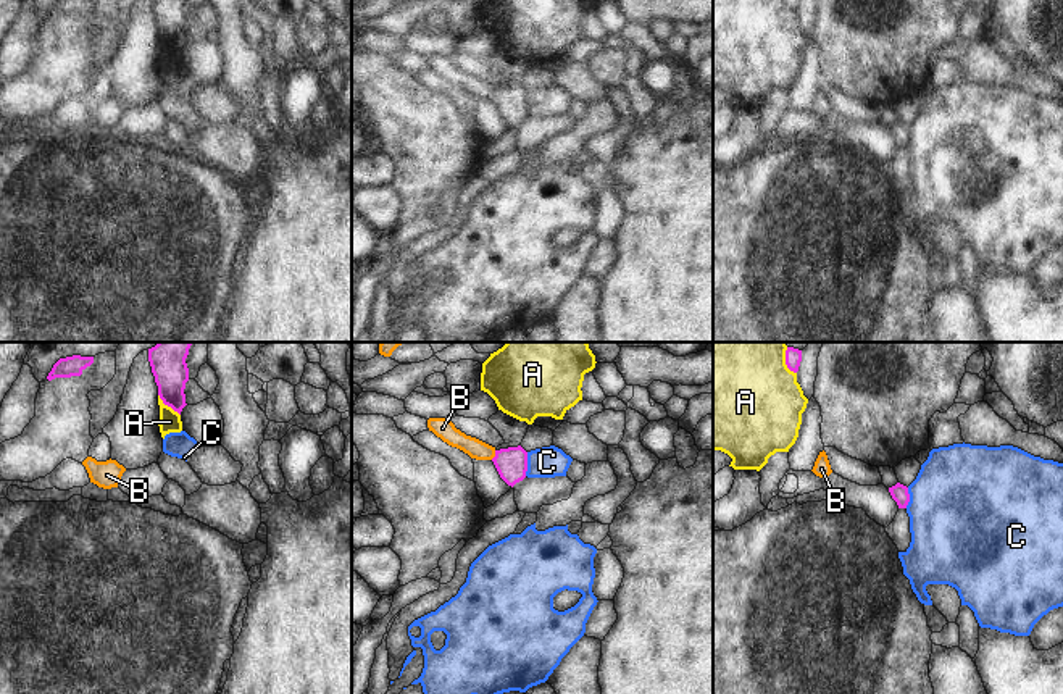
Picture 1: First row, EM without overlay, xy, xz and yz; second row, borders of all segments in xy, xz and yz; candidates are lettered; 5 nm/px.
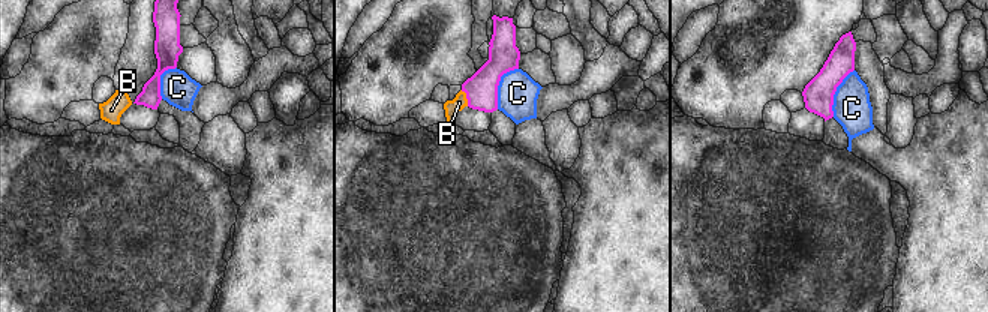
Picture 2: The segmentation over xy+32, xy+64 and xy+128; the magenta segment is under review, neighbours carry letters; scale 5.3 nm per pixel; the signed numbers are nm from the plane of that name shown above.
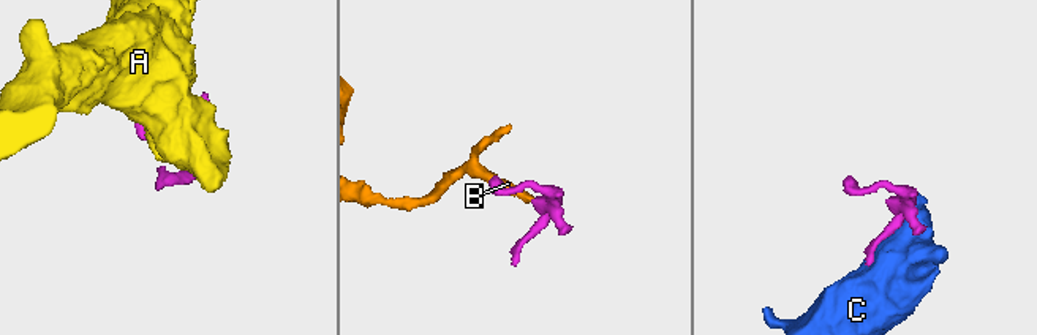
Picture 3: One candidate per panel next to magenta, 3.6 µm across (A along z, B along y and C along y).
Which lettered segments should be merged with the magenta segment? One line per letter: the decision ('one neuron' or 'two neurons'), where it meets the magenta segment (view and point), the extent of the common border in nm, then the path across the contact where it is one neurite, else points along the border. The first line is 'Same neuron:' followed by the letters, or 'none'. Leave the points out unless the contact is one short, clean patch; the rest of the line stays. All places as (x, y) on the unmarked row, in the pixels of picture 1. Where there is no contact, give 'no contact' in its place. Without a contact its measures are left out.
Same neuron: B
A: two neurons; meets magenta in xy at (168, 44); contact 160 nm long
B: one neuron; meets magenta in xz at (496, 94); contact 50 nm long; runs through xz (512, 102), (496, 94), (476, 87)
C: two neurons; meets magenta in xz at (526, 102); contact 120 nm long

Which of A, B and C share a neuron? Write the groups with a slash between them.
A / B / C

